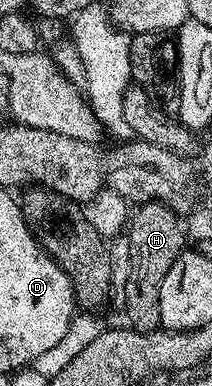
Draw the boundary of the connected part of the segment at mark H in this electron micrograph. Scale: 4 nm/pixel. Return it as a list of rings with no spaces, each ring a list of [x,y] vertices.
[[[158,203],[138,206],[130,218],[125,237],[131,240],[127,249],[131,256],[131,282],[123,289],[123,309],[127,312],[126,324],[138,333],[154,333],[160,328],[161,279],[165,279],[169,267],[173,267],[175,260],[185,251],[186,245],[183,244],[187,237],[183,234],[182,224],[179,214]]]

